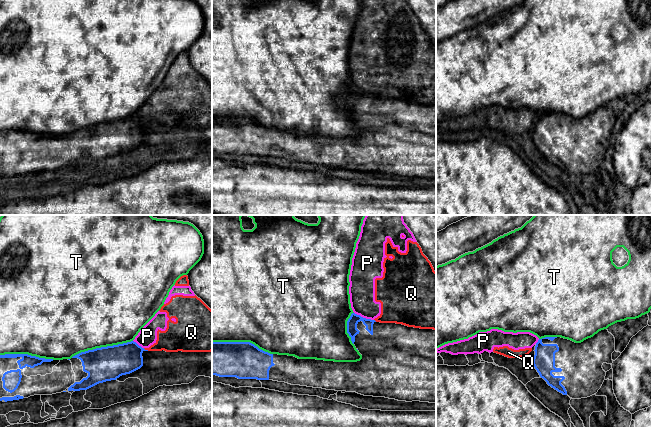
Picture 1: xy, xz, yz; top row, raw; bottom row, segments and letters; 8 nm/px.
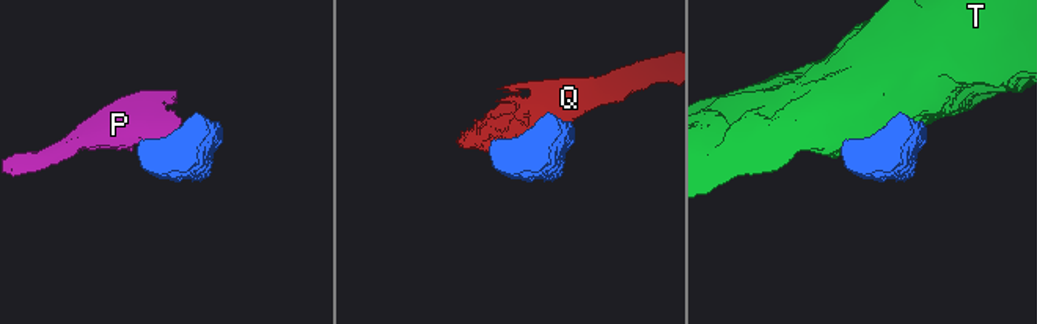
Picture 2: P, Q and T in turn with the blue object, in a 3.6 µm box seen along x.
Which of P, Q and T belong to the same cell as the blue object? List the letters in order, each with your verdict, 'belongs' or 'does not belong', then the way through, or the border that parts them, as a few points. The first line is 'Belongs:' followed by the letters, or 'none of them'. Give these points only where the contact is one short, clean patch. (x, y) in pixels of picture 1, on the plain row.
Belongs: none of them
P: does not belong; border xz (354, 88), (373, 96)
Q: does not belong
T: does not belong

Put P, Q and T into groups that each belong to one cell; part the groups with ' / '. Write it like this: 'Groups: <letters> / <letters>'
Groups: P Q / T

